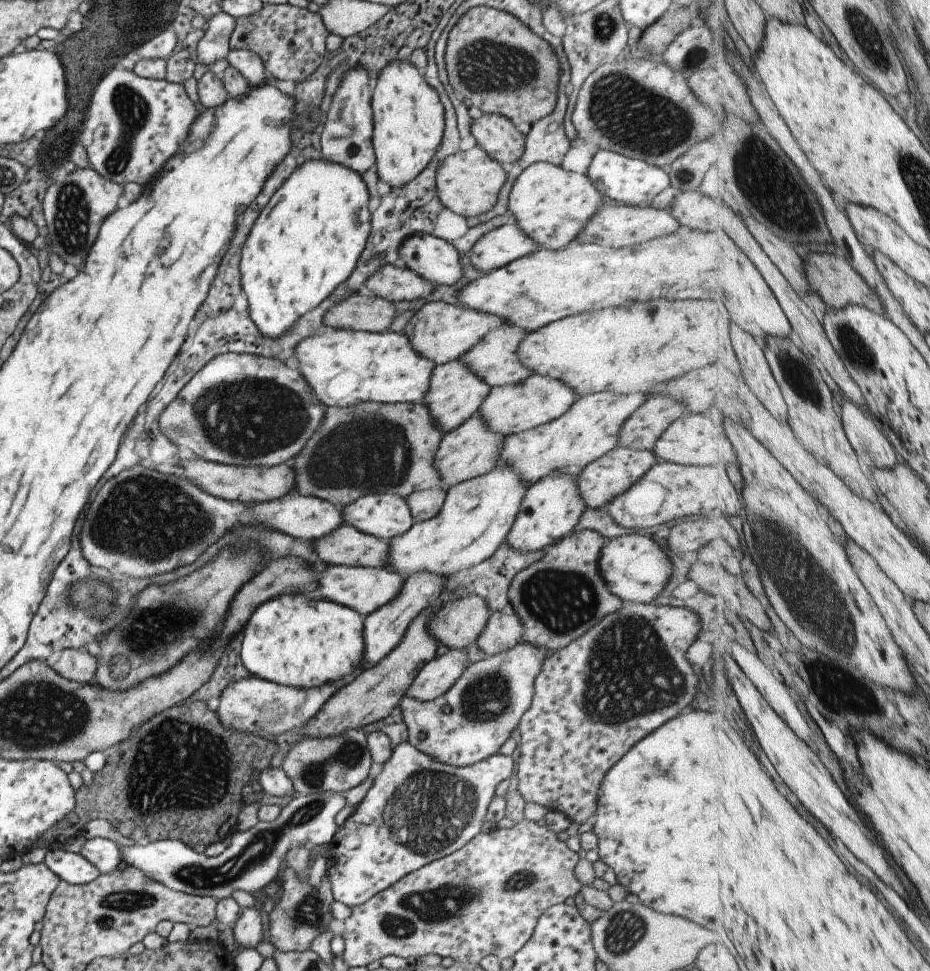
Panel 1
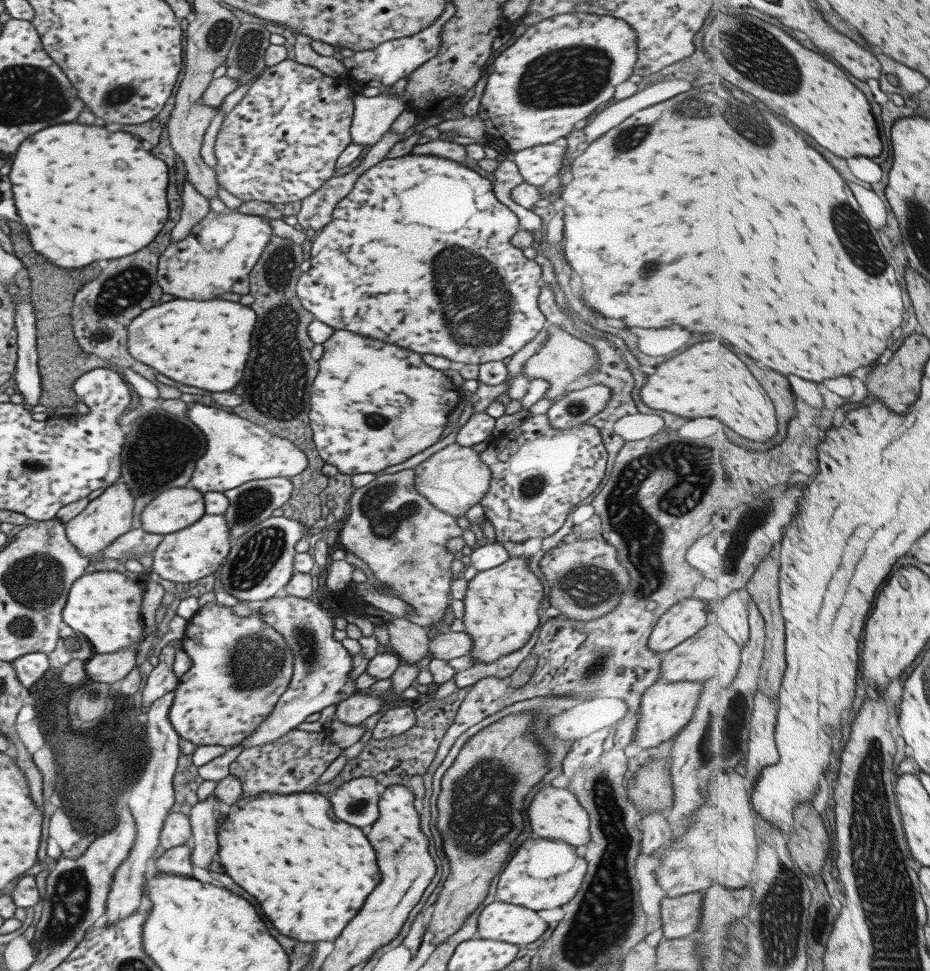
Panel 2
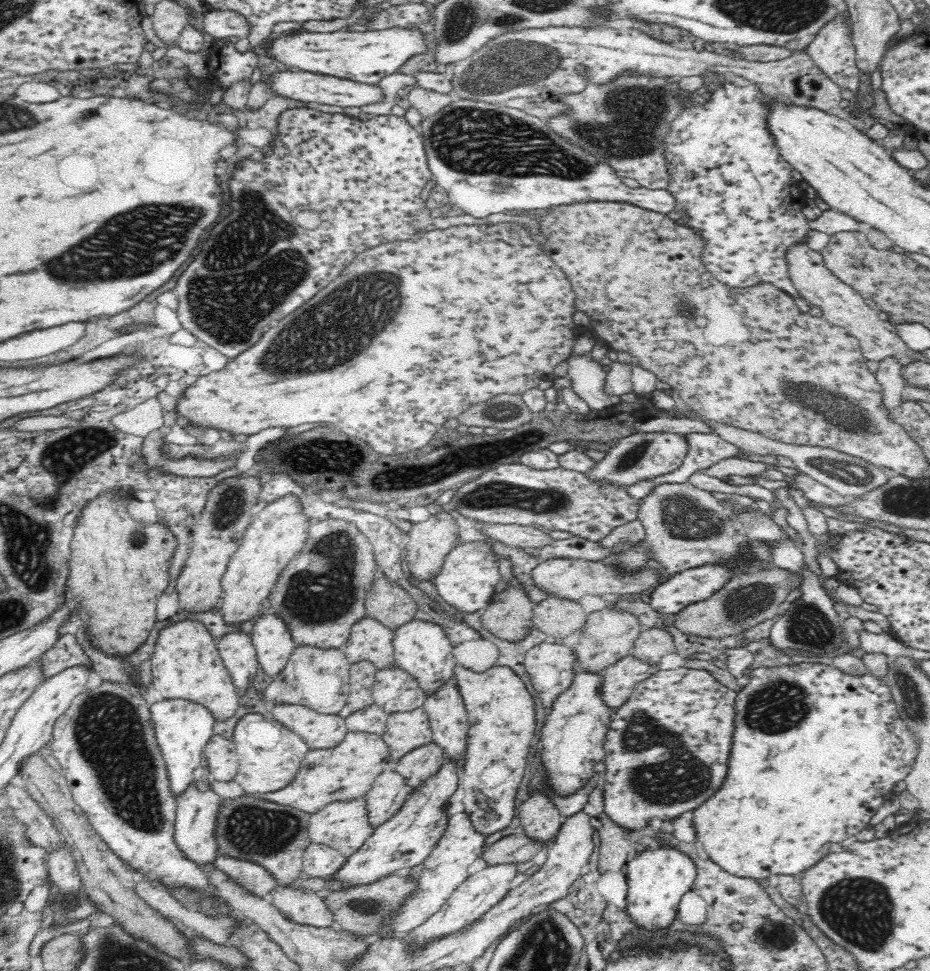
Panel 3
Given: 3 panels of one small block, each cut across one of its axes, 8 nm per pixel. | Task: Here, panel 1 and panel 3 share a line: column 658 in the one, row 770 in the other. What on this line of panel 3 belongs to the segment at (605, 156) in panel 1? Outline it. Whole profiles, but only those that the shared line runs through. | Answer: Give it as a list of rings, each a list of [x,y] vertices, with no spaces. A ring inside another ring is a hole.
[[[164,698],[149,704],[157,743],[166,760],[167,775],[171,791],[178,796],[182,794],[194,779],[195,768],[205,764],[203,751],[206,742],[214,736],[215,714],[205,706],[187,698]]]

